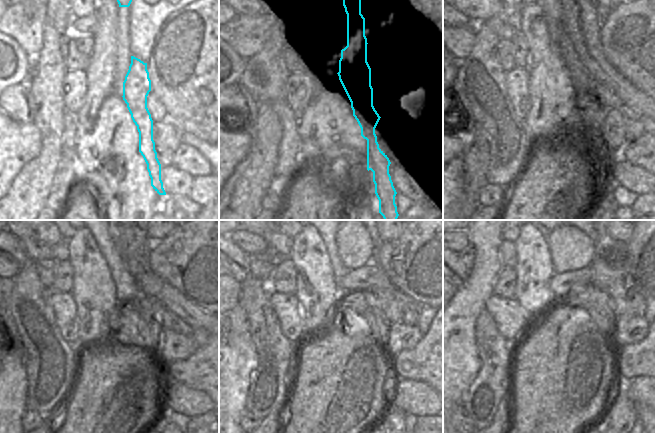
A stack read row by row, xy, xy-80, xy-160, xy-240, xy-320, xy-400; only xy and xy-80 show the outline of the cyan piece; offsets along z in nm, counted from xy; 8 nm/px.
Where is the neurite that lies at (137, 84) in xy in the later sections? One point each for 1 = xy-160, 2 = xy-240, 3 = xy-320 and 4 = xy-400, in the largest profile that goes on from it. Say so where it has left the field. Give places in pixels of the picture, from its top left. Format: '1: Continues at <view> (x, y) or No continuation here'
1: Continues at xy-160 (591, 114)
2: Continues at xy-240 (138, 327)
3: Continues at xy-320 (368, 321)
4: Continues at xy-400 (598, 304).

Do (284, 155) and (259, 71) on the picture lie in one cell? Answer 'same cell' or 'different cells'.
same cell

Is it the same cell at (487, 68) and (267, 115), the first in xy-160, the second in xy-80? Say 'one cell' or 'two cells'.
two cells

